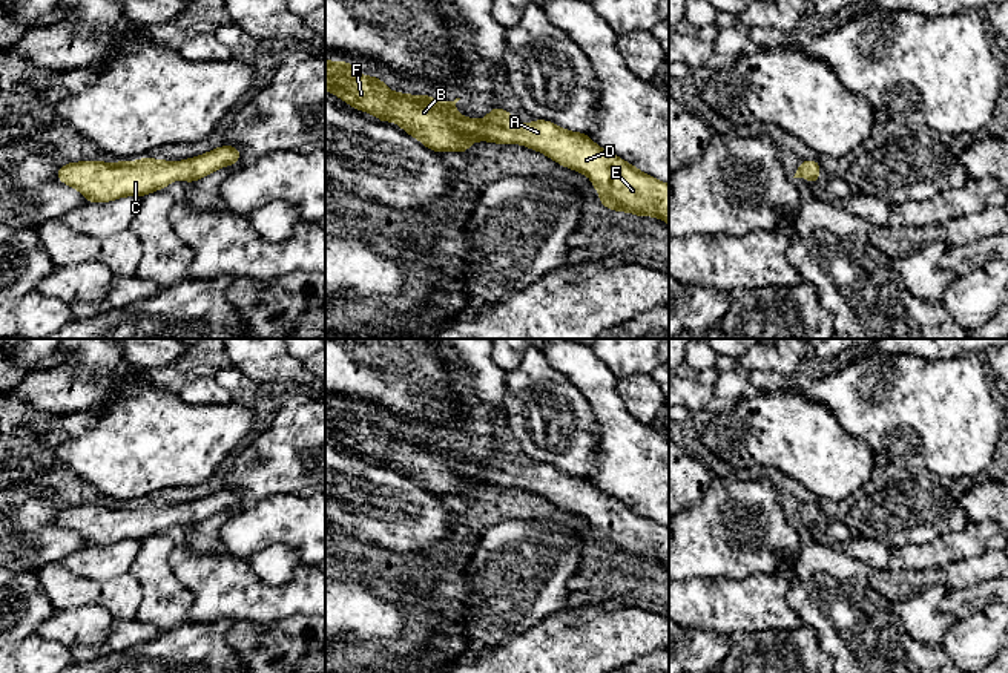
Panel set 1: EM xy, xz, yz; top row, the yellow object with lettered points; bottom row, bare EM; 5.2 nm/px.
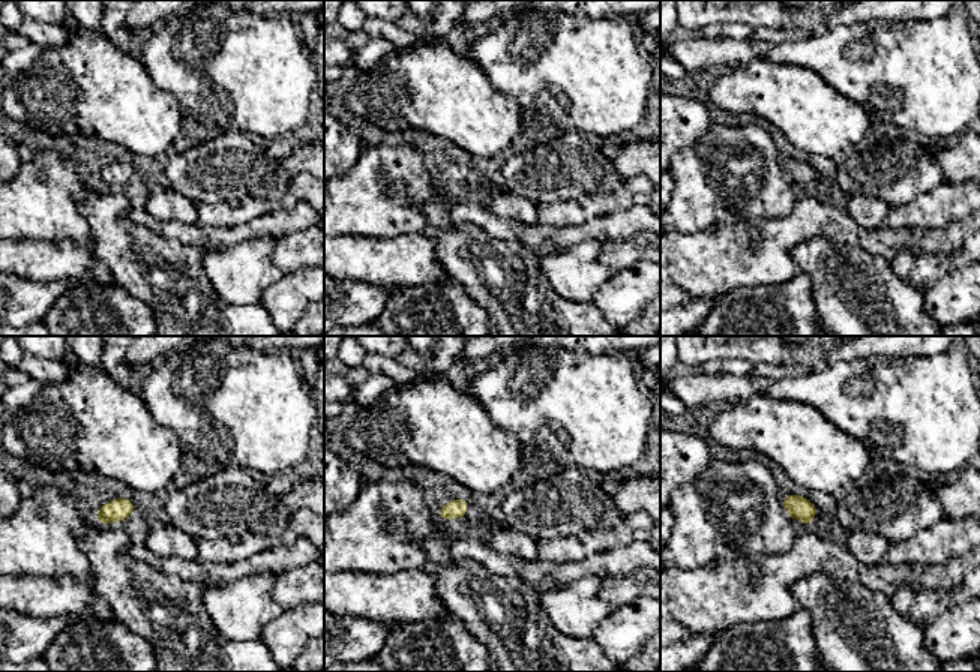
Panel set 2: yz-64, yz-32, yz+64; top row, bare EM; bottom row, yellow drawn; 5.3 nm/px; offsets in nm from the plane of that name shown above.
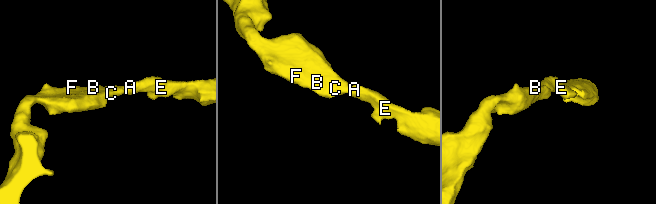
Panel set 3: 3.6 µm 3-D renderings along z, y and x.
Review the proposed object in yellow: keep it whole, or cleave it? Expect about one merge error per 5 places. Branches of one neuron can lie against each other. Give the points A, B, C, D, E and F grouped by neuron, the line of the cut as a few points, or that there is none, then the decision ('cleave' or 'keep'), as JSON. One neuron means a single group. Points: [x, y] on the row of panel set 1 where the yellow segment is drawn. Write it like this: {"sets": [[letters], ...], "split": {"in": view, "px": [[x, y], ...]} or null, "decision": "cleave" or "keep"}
{"sets": [["A", "B", "C", "D", "E", "F"]], "split": null, "decision": "keep"}

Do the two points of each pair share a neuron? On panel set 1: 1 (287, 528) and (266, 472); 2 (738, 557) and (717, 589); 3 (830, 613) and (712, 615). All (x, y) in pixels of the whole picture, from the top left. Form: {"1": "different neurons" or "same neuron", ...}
{"1": "different neurons", "2": "different neurons", "3": "different neurons"}

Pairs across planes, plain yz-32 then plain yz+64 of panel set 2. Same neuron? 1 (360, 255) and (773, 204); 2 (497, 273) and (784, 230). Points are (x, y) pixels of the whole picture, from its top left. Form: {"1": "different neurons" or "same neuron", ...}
{"1": "different neurons", "2": "different neurons"}

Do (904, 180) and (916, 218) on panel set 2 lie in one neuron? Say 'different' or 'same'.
different

